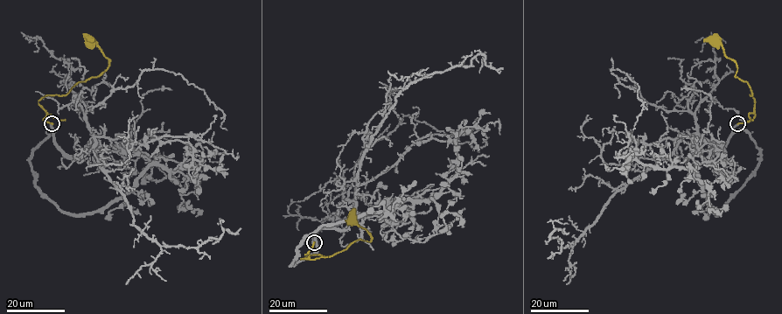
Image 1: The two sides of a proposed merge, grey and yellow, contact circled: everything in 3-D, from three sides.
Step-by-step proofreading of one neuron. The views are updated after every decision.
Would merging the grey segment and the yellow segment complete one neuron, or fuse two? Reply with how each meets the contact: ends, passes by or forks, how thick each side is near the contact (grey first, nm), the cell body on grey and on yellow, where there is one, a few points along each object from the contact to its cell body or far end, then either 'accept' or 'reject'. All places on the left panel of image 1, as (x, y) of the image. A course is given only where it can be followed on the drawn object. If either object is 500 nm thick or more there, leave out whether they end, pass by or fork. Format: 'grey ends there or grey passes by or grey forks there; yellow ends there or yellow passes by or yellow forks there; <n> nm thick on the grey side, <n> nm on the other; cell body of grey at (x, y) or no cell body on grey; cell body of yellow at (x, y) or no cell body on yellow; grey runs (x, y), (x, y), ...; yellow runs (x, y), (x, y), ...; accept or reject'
grey ends there; yellow ends there; 480 nm thick on the grey side, 280 nm on the other; no cell body on grey; cell body of yellow at (90, 41); grey runs (52, 123), (66, 156), (79, 156), (93, 136), (133, 224), (161, 246), (199, 246), (223, 233), (217, 224); yellow runs (52, 123), (44, 120), (46, 112), (38, 101), (65, 94), (108, 66), (102, 52), (89, 41); reject

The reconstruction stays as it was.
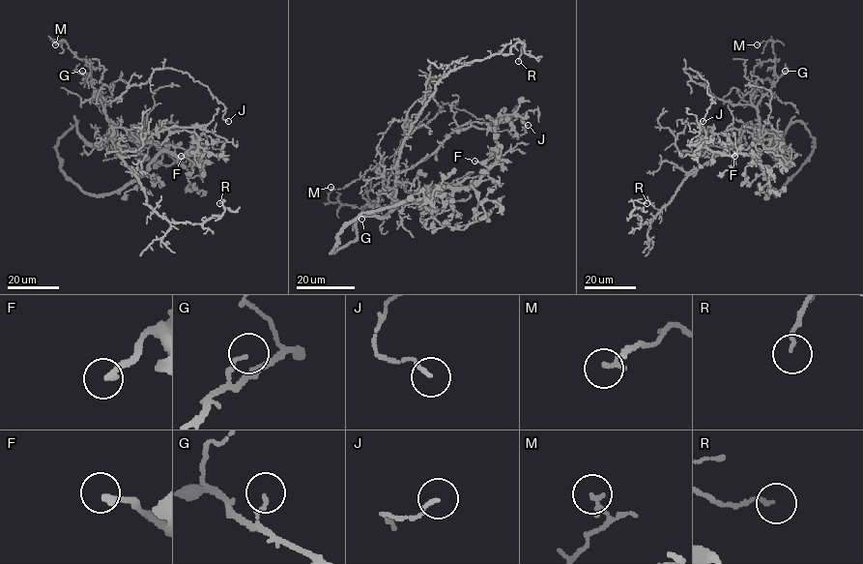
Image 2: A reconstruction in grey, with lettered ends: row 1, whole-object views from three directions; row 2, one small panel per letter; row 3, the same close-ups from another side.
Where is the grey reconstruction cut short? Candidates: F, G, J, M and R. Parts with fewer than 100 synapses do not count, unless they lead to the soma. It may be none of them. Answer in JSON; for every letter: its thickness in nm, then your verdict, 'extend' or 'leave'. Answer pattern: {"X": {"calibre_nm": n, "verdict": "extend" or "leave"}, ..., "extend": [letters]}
{"F": {"calibre_nm": 240, "verdict": "leave"}, "G": {"calibre_nm": 100, "verdict": "leave"}, "J": {"calibre_nm": 120, "verdict": "leave"}, "M": {"calibre_nm": 170, "verdict": "leave"}, "R": {"calibre_nm": 110, "verdict": "leave"}, "extend": []}

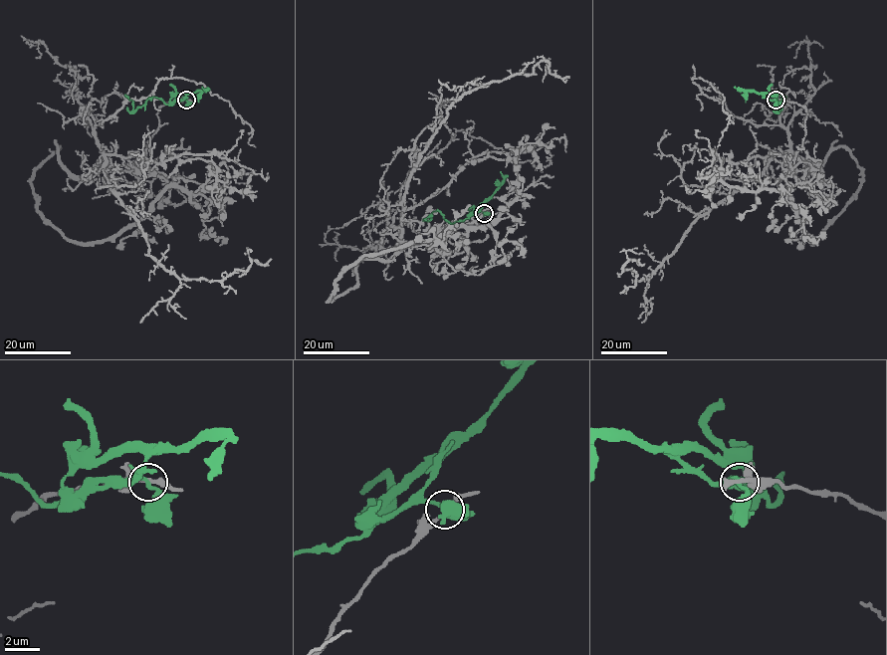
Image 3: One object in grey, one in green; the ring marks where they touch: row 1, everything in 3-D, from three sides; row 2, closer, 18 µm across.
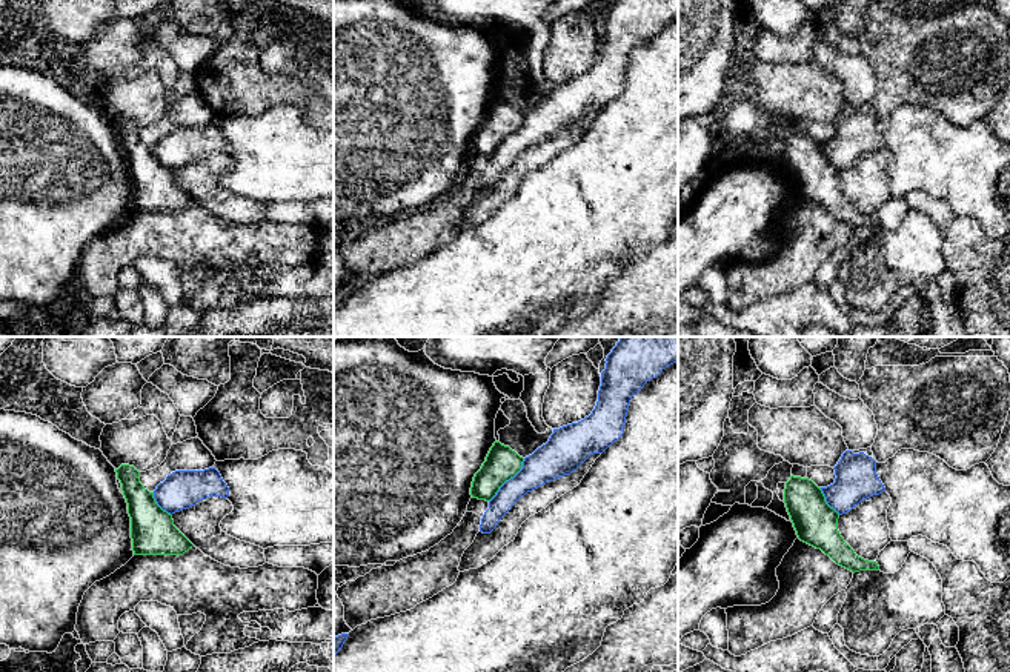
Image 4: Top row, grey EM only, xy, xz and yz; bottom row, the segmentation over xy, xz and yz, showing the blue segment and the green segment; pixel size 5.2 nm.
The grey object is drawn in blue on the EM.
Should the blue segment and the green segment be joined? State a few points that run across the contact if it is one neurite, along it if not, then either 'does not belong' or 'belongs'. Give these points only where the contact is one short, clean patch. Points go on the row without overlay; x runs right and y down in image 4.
line xz (524, 114), (523, 122), (489, 157); does not belong

